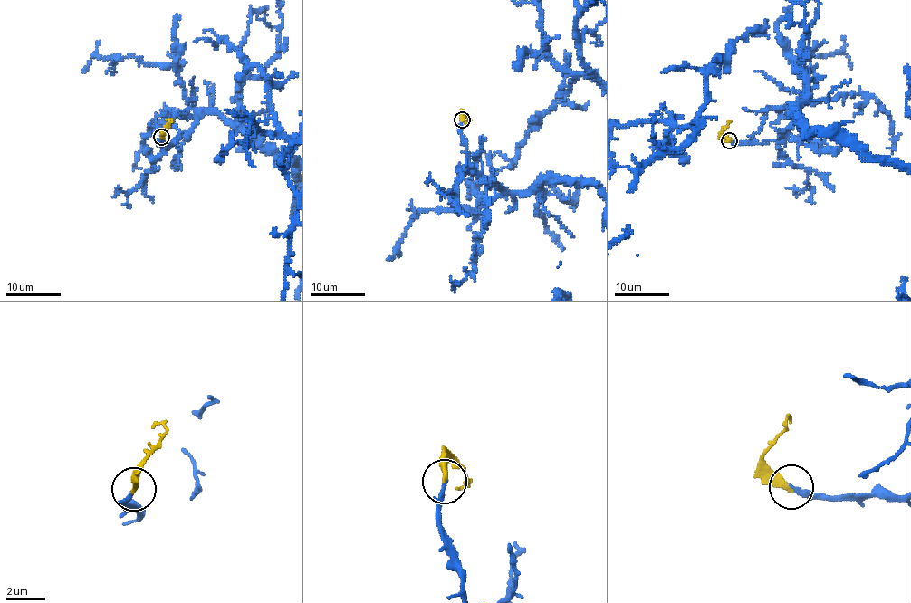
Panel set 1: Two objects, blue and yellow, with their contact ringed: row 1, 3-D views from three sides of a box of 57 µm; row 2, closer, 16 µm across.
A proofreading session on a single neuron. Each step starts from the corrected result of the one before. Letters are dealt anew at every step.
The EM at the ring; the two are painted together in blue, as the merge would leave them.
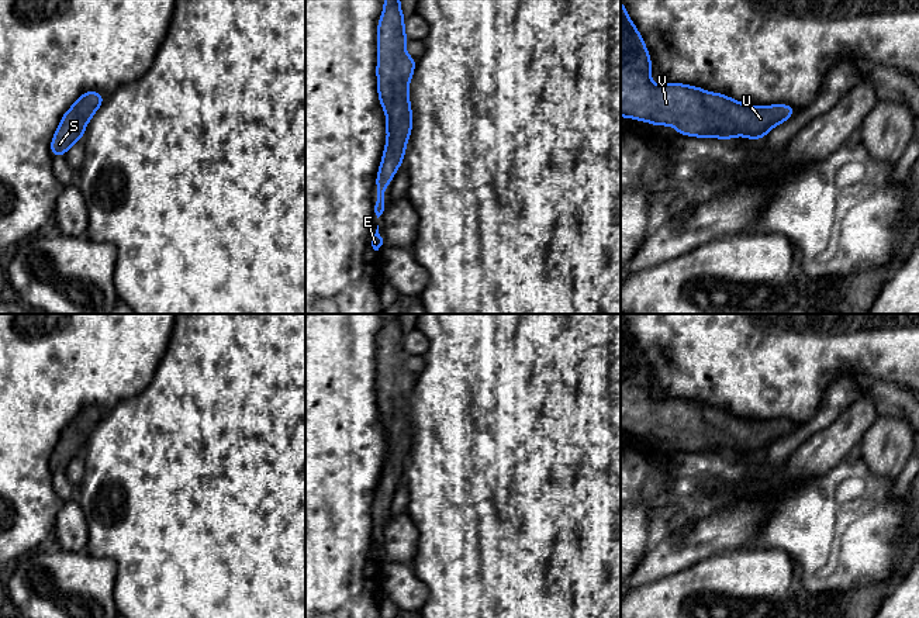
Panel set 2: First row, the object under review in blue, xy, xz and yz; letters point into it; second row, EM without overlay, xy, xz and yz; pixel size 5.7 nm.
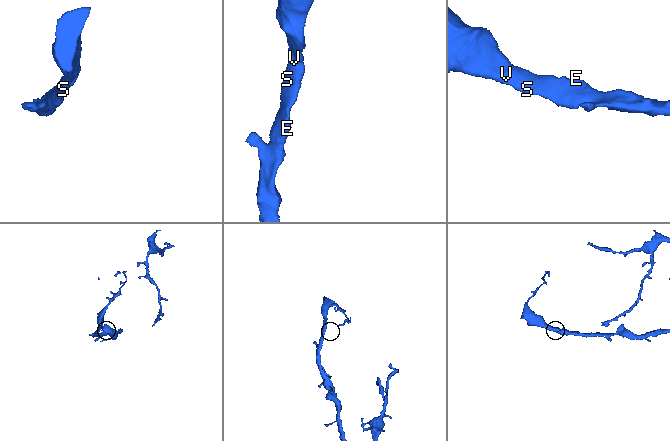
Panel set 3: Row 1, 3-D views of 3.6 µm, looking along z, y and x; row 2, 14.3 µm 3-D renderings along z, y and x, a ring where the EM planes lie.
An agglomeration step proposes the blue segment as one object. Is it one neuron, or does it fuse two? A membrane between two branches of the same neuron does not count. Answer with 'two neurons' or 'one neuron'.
one neuron

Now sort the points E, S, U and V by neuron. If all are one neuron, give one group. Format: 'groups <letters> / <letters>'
groups E S U V

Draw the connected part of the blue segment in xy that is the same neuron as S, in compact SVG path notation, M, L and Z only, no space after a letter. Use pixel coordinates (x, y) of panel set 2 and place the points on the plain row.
M89 405L62 431L62 436L51 456L51 469L53 472L63 472L76 456L83 453L87 438L103 417L103 410Z

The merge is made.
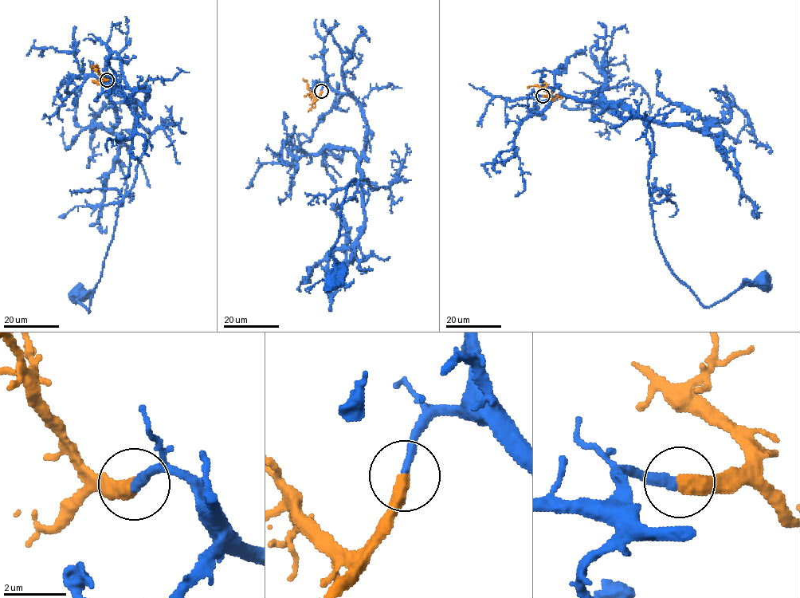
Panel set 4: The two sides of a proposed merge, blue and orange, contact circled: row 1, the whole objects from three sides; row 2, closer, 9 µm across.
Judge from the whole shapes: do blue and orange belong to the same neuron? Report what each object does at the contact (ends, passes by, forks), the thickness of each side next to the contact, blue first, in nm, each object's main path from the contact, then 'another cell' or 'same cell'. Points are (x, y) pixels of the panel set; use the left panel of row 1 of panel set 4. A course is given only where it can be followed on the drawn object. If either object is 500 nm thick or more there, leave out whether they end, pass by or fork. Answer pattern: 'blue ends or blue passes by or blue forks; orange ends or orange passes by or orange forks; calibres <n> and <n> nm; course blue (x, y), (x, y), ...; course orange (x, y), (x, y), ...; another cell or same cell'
blue ends; orange ends; calibres 300 and 440 nm; course blue (107, 80), (145, 89), (145, 102), (135, 110), (149, 134), (147, 146), (117, 212), (88, 312), (78, 293); course orange (107, 80), (96, 65), (92, 66); same cell

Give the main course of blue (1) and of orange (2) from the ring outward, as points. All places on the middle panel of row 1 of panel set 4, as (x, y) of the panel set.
1: (321, 90), (328, 84), (361, 108), (359, 173), (378, 187), (362, 178), (347, 186), (332, 283)
2: (321, 90), (316, 97), (303, 79)

